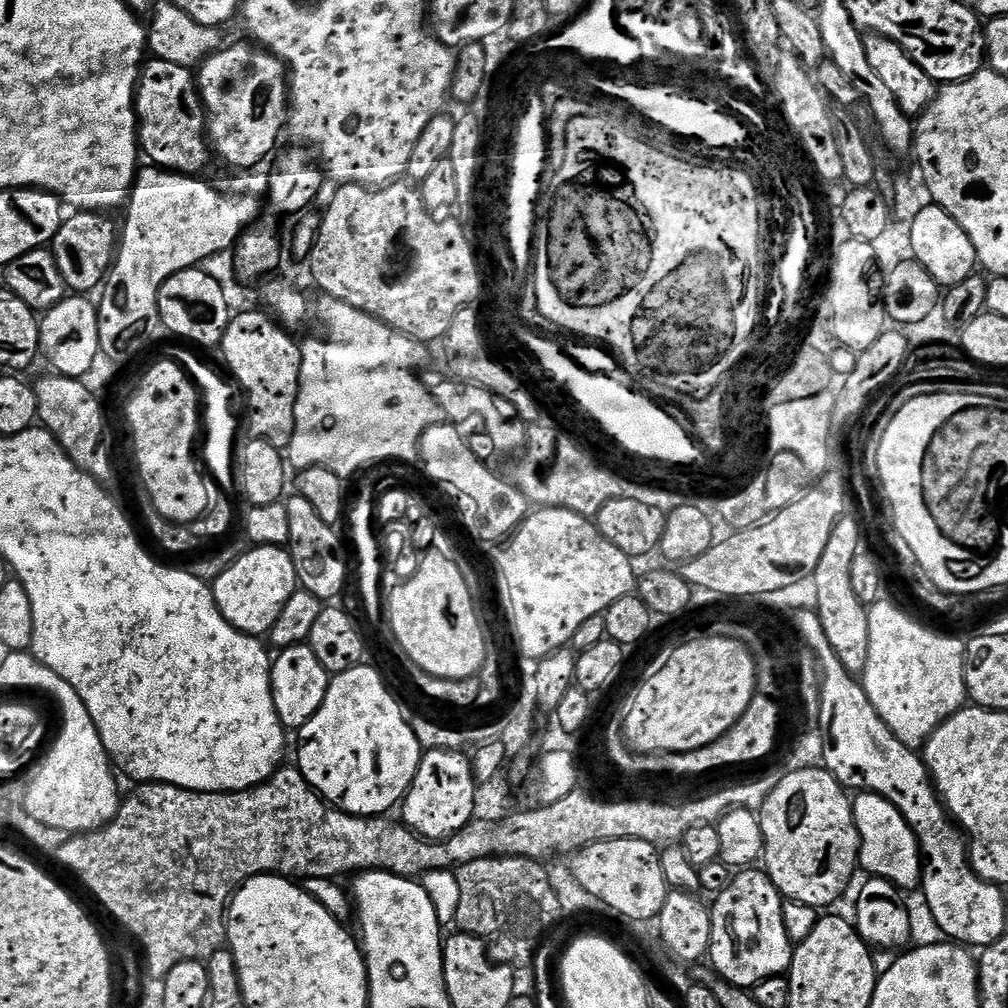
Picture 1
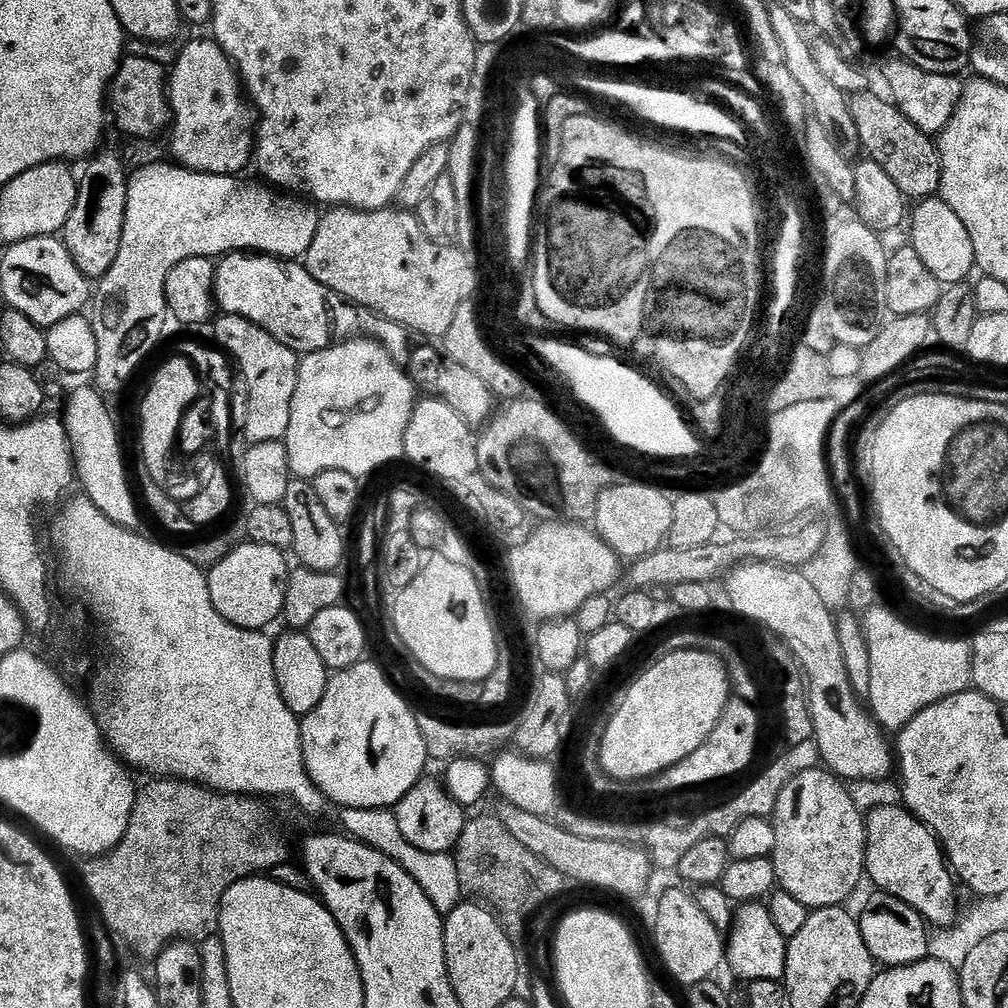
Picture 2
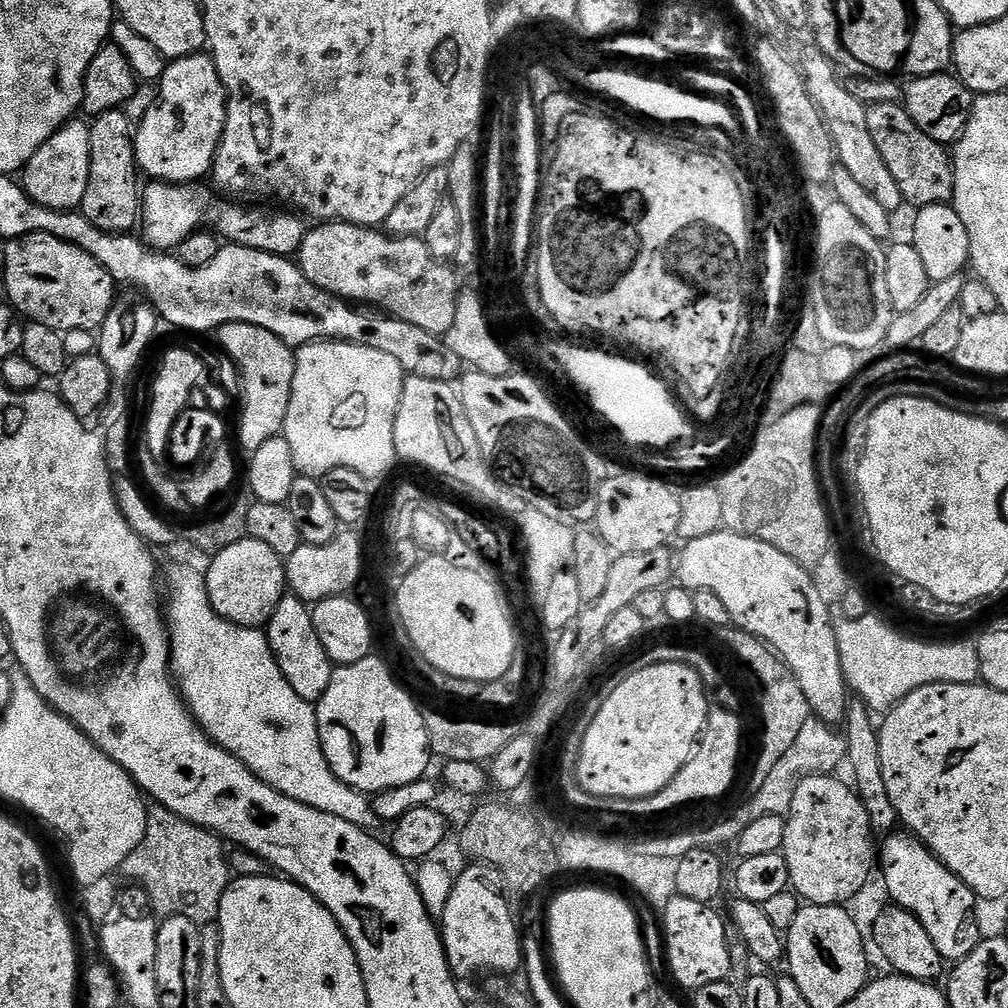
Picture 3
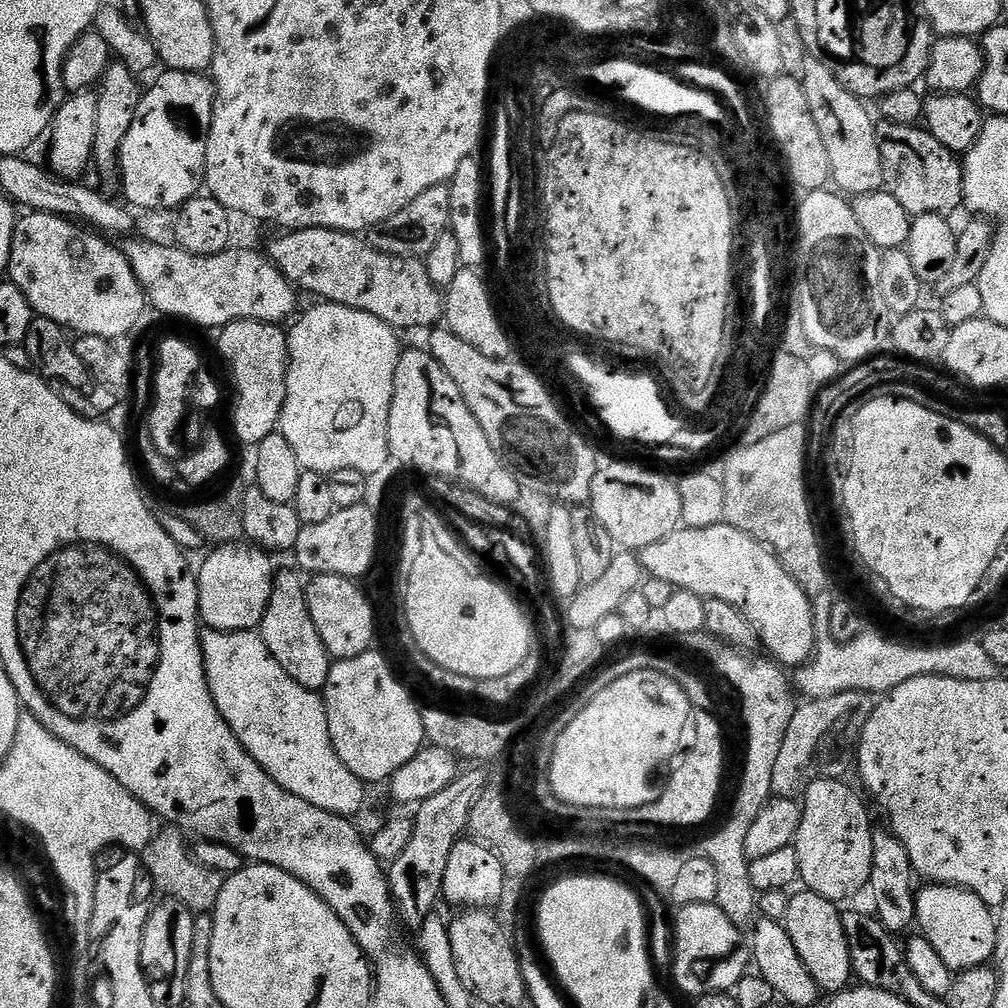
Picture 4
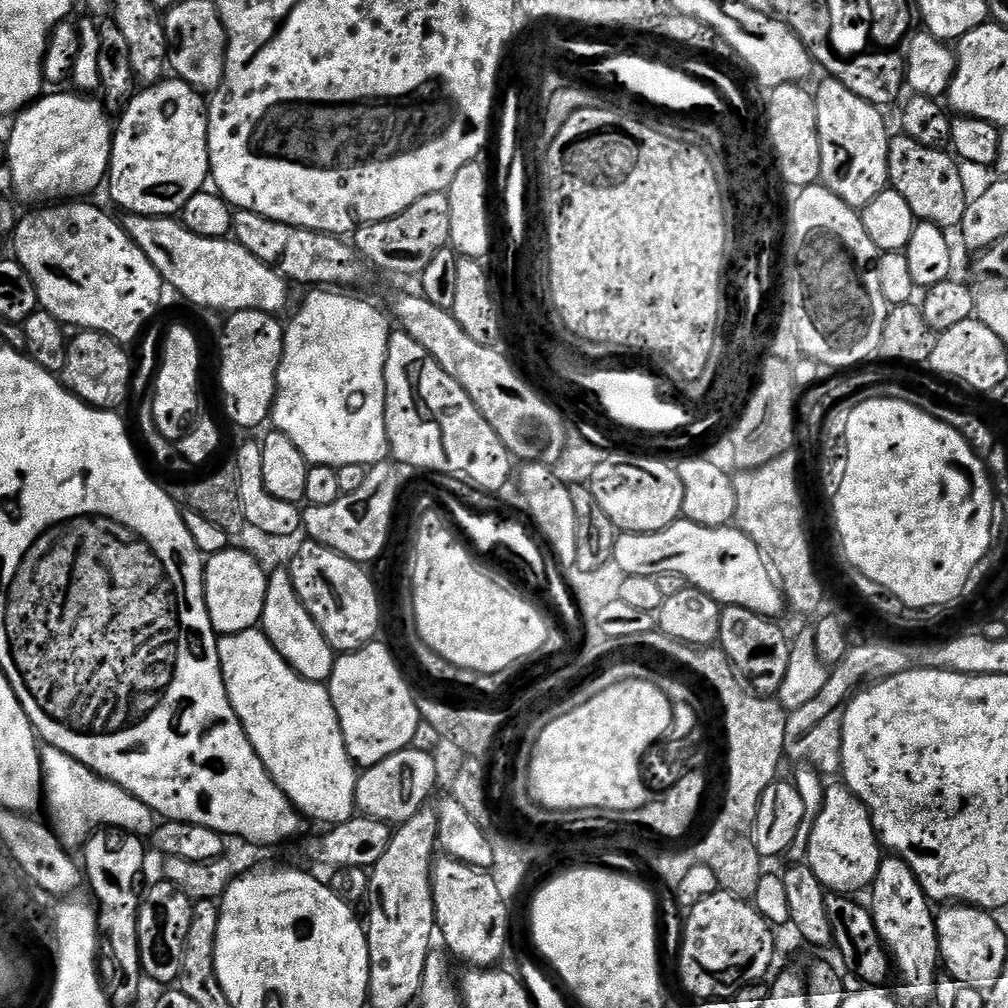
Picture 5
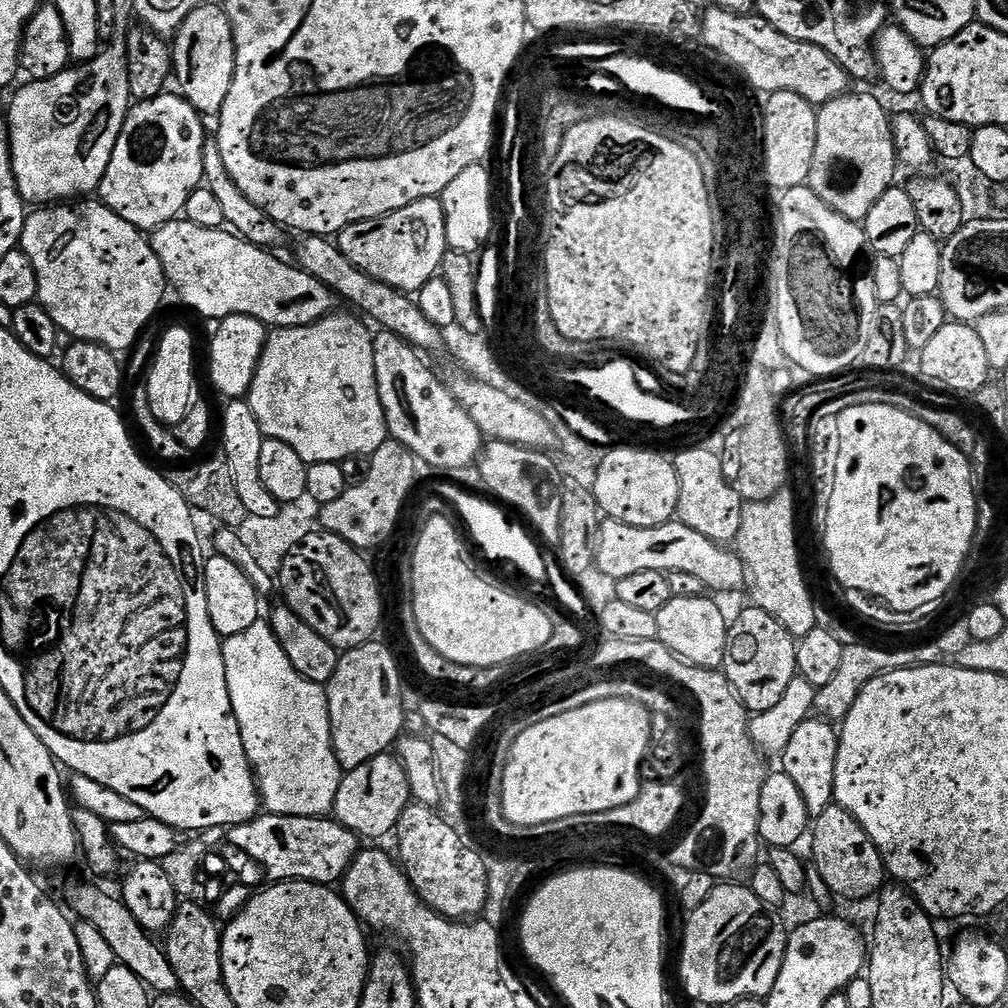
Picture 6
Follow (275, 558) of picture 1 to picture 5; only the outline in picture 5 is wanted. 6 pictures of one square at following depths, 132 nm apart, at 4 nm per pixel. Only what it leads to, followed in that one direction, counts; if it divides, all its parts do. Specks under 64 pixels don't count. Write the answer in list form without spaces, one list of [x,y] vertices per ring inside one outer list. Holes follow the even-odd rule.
[[[229,546],[211,553],[204,566],[204,597],[212,629],[220,636],[238,634],[259,625],[266,606],[268,572],[248,552]]]

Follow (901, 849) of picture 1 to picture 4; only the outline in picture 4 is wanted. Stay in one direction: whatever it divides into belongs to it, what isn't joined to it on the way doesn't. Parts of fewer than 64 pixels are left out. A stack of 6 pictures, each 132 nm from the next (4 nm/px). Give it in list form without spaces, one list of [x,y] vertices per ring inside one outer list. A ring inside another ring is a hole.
[[[929,883],[916,893],[916,922],[919,935],[925,936],[938,950],[942,962],[953,973],[968,968],[983,968],[996,954],[996,916],[993,909],[978,894],[950,884]],[[928,887],[928,888],[924,888]]]

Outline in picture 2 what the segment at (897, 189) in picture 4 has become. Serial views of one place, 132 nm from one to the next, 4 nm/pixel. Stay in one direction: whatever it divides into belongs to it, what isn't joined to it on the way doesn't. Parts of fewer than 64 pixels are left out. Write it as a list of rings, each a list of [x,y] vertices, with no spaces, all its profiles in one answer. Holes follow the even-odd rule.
[[[875,91],[858,92],[848,101],[850,118],[858,126],[858,138],[863,155],[878,162],[898,190],[912,202],[935,197],[942,182],[942,162],[937,141],[929,133],[918,130],[902,110],[898,110],[891,99],[875,96]]]

